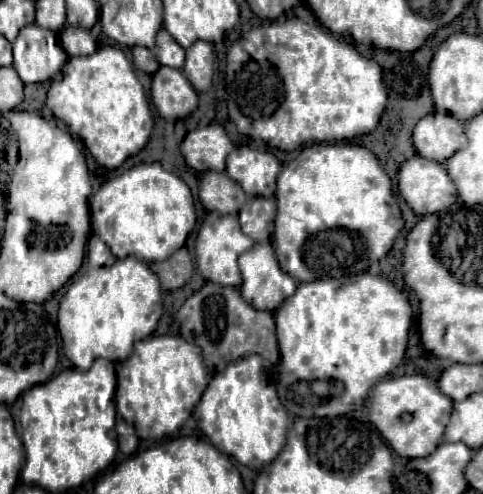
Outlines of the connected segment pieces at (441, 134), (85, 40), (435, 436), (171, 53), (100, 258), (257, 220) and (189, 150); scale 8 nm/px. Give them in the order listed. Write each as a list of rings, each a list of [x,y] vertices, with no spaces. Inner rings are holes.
[[[431,113],[415,125],[413,143],[421,157],[441,163],[459,151],[467,139],[463,123],[459,123],[455,117]]]
[[[65,27],[59,37],[61,37],[61,45],[69,57],[91,55],[97,49],[97,43],[89,35],[89,31],[85,31],[81,27]]]
[[[413,373],[403,377],[387,377],[375,385],[369,403],[369,419],[397,455],[411,459],[427,457],[437,449],[443,439],[451,409],[453,401],[447,395],[439,393],[435,381],[424,374]]]
[[[165,29],[159,31],[155,53],[157,53],[157,61],[161,65],[175,67],[175,69],[181,69],[183,67],[183,61],[185,61],[183,53],[185,53],[185,49]]]
[[[91,211],[91,231],[88,235],[87,248],[87,258],[93,267],[111,266],[117,260],[111,247],[105,245],[103,239],[93,229],[93,211]]]
[[[255,197],[247,201],[247,205],[241,209],[239,219],[245,235],[251,239],[263,243],[269,241],[273,235],[273,221],[275,221],[275,199],[265,199],[265,197]]]
[[[217,123],[189,131],[181,143],[181,155],[195,171],[225,171],[225,159],[231,149],[231,139]]]

